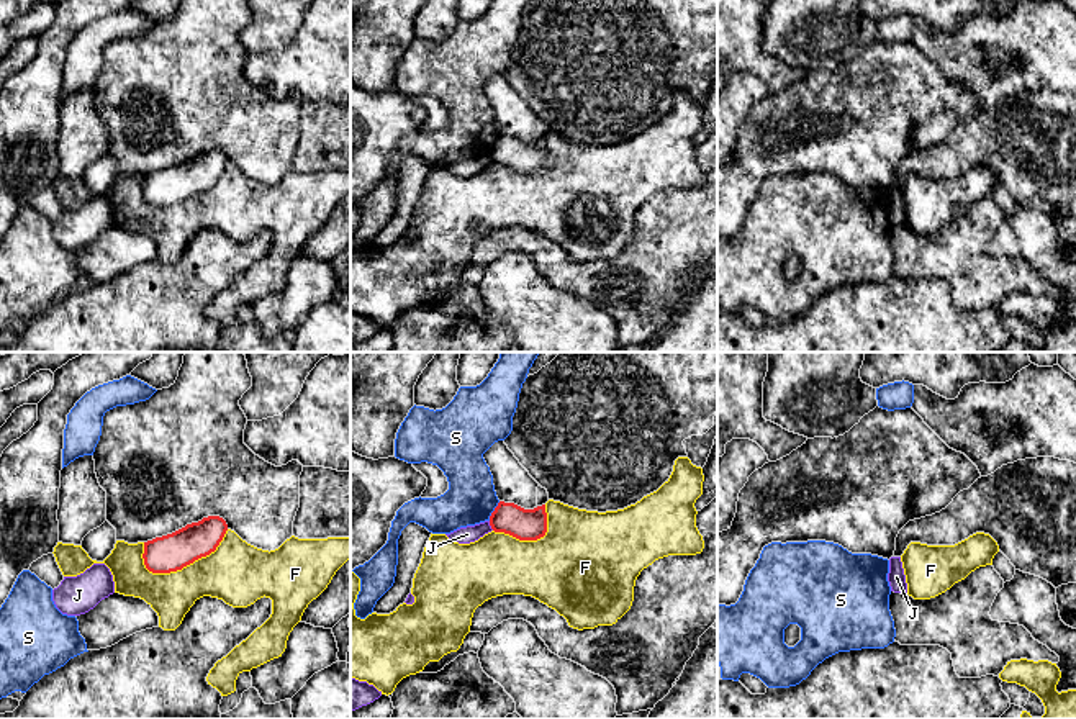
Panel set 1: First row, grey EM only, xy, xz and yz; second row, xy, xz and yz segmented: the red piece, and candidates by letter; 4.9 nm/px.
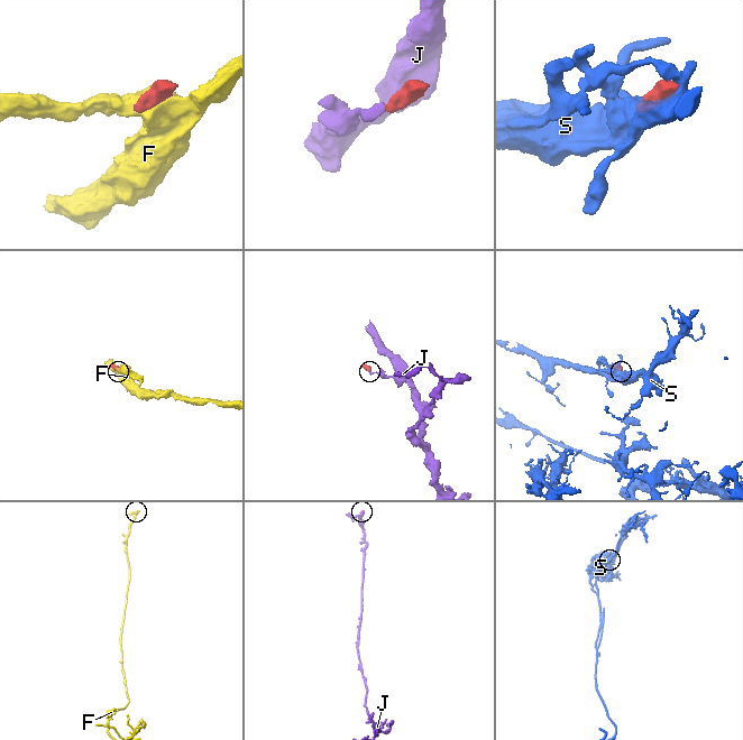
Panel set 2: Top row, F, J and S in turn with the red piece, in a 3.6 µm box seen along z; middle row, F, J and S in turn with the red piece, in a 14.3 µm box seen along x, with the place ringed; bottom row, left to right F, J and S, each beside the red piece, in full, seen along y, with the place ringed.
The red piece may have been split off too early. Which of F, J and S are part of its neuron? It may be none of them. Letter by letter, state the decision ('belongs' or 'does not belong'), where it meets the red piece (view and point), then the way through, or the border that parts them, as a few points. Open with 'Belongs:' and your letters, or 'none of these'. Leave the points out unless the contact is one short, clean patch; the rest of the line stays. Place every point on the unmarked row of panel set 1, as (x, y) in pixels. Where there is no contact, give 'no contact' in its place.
Belongs: none of these
F: does not belong; contact xy (189, 197)
J: does not belong; contact xz (490, 158); border xz (488, 154), (493, 162)
S: does not belong; contact xz (493, 144); border xz (500, 135), (488, 153)

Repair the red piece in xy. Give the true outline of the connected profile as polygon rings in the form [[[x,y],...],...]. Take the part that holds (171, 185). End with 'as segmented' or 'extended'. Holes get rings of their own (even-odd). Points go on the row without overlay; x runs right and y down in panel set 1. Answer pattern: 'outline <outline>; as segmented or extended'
outline [[[208,149],[198,156],[144,175],[144,198],[152,206],[170,206],[182,203],[195,193],[216,183],[228,164],[219,149]]]; as segmented

